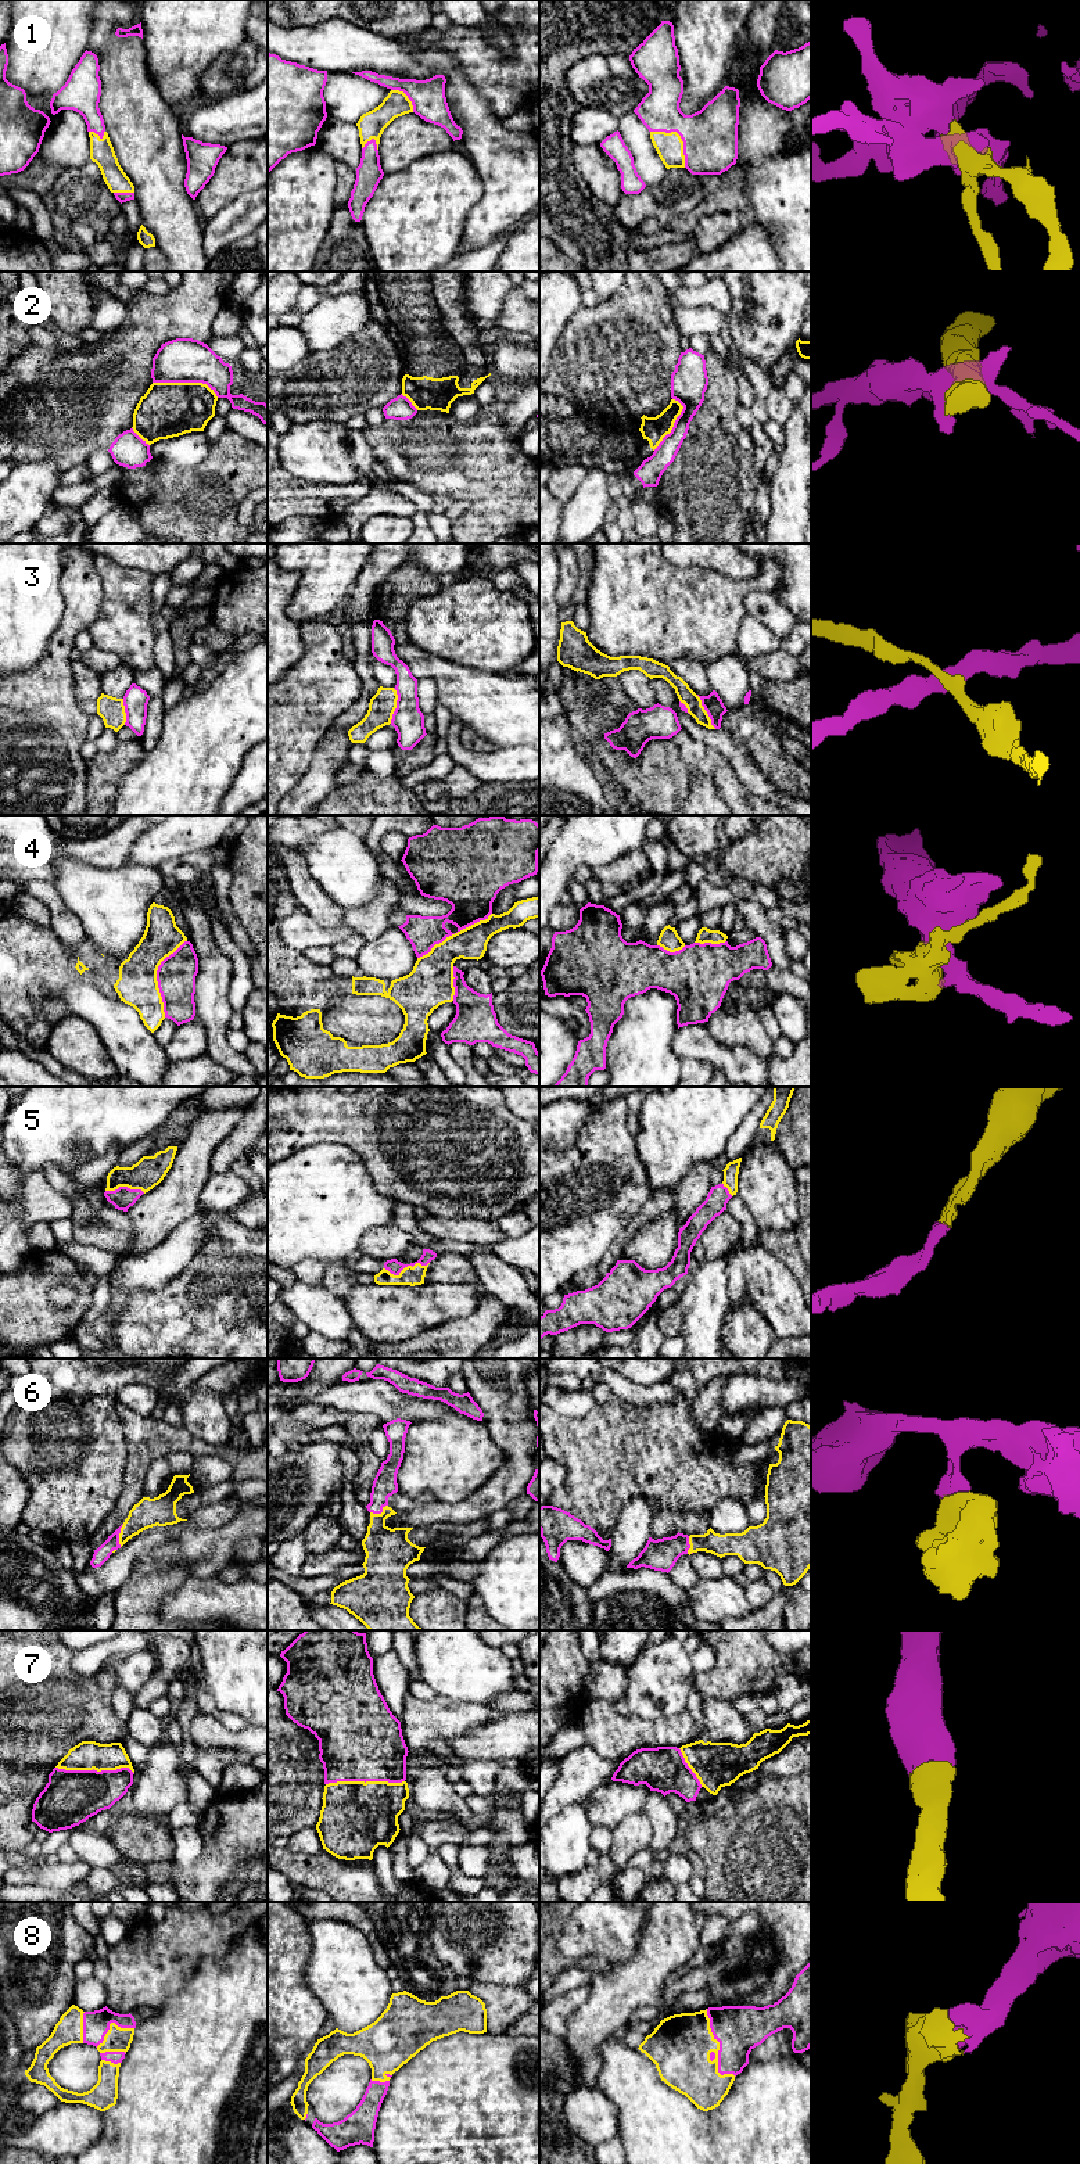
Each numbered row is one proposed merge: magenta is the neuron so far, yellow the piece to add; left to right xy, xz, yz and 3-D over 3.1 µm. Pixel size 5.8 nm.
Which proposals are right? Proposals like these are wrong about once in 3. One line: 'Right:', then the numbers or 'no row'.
Right: 1, 5, 6, 7, 8

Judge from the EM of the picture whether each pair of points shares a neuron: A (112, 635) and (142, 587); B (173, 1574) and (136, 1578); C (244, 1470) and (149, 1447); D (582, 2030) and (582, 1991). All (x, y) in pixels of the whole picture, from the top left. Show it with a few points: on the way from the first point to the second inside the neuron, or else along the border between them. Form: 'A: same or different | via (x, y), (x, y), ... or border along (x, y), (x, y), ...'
A: same | via (125, 623), (125, 607), (129, 599)
B: same | via (164, 1579), (146, 1579)
C: same | via (221, 1450), (194, 1447), (189, 1443), (172, 1443)
D: different | border along (592, 1984), (589, 1996), (570, 2016), (567, 2032)

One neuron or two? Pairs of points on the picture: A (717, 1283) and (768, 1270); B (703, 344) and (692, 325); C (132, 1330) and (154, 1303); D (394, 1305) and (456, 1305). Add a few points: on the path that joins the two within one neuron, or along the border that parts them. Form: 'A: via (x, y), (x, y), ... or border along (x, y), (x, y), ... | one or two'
A: border along (725, 1258), (727, 1291), (731, 1303) | two
B: border along (710, 336), (693, 334), (689, 338) | two
C: via (139, 1323), (151, 1310) | one
D: via (409, 1305), (441, 1305) | one

